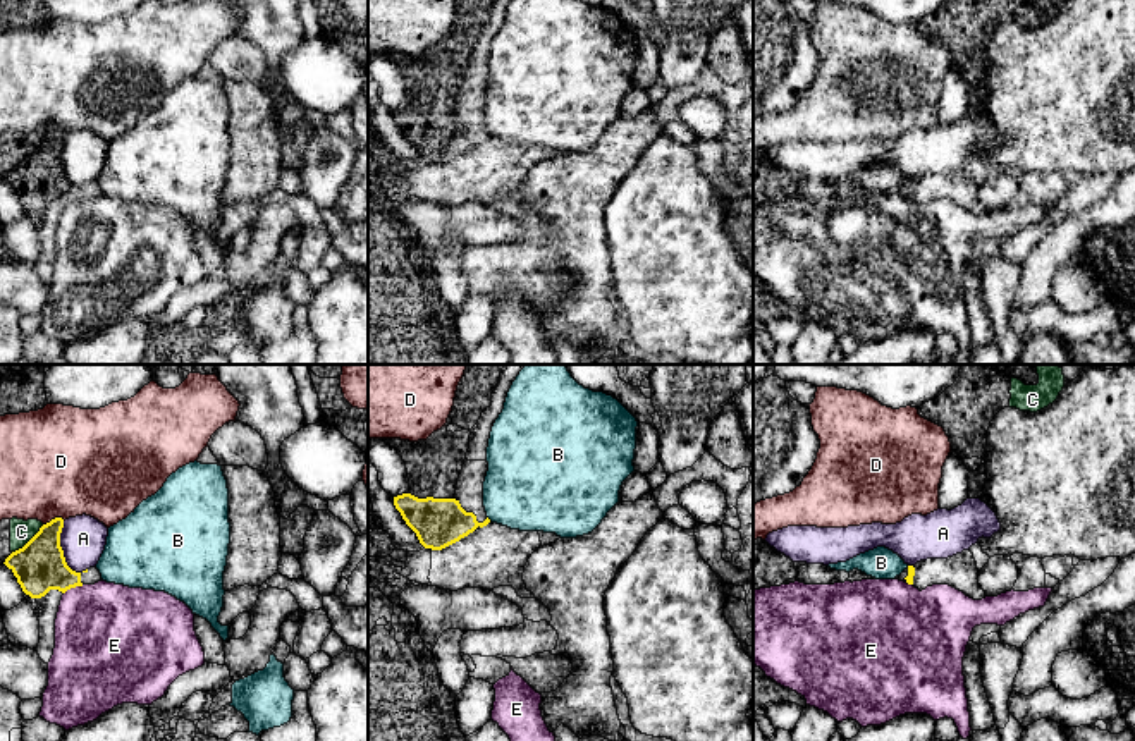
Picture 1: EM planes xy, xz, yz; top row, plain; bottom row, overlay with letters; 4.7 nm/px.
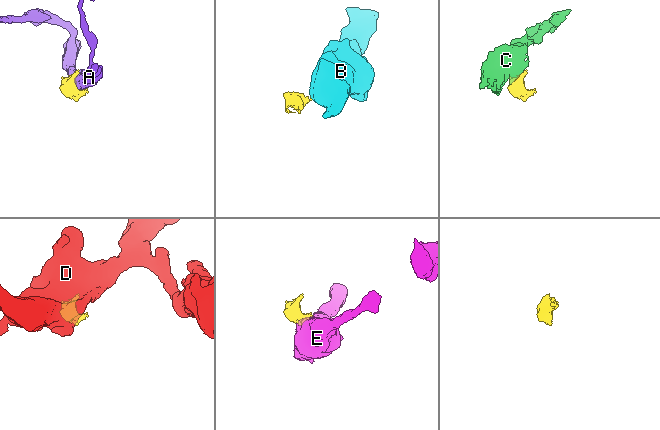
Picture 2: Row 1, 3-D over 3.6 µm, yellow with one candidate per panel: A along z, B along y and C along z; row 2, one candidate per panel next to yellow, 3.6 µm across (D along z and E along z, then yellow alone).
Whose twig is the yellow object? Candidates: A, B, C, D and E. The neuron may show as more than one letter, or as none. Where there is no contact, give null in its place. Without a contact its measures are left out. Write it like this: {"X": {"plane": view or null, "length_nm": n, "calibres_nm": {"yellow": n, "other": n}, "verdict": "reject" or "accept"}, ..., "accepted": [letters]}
{"A": {"plane": "xy", "length_nm": 260, "calibres_nm": {"yellow": 240, "other": 220}, "verdict": "reject"}, "B": {"plane": null, "verdict": "reject"}, "C": {"plane": "xy", "length_nm": 200, "calibres_nm": {"yellow": 240, "other": 110}, "verdict": "reject"}, "D": {"plane": "xy", "length_nm": 110, "calibres_nm": {"yellow": 240, "other": 500}, "verdict": "reject"}, "E": {"plane": "xy", "length_nm": 100, "calibres_nm": {"yellow": 240, "other": 440}, "verdict": "reject"}, "accepted": []}

